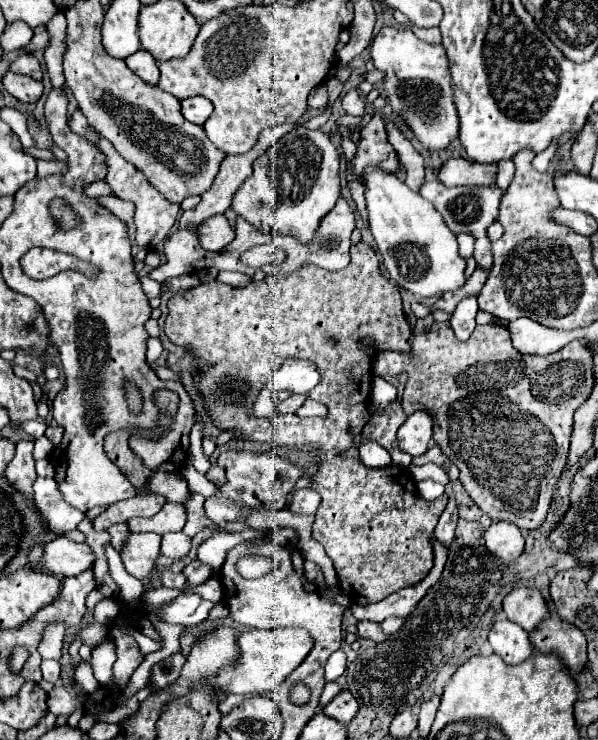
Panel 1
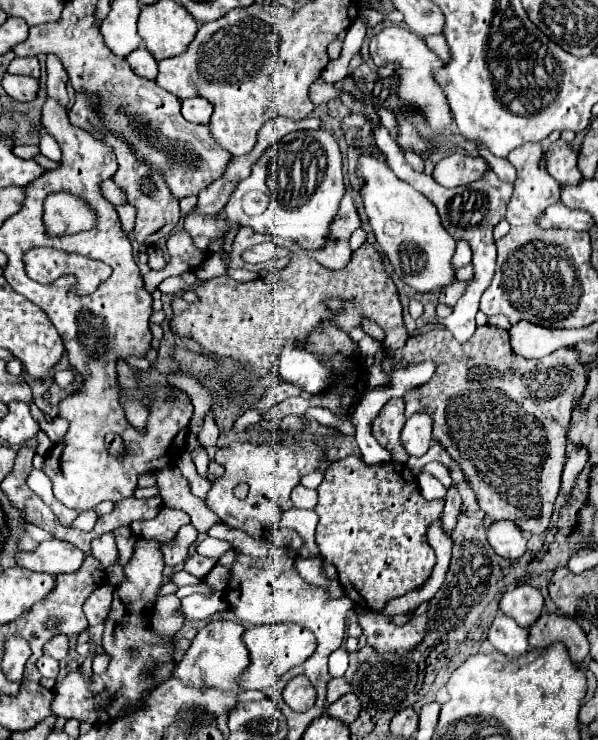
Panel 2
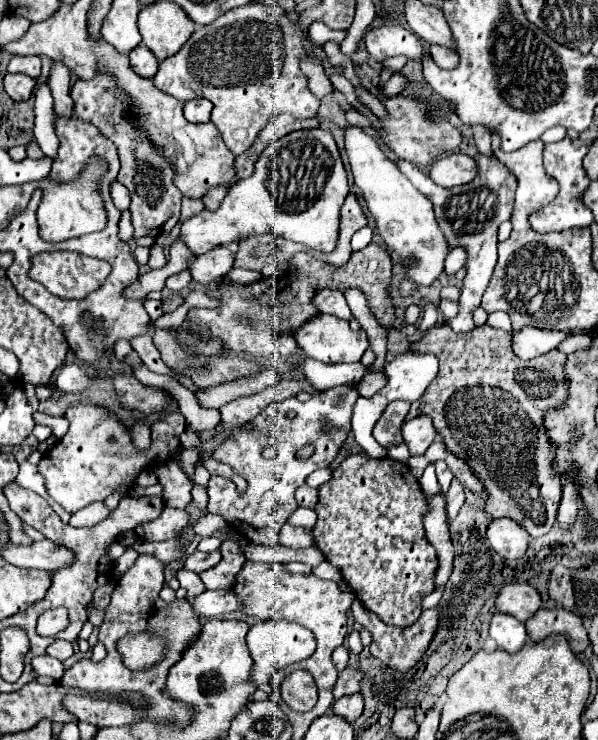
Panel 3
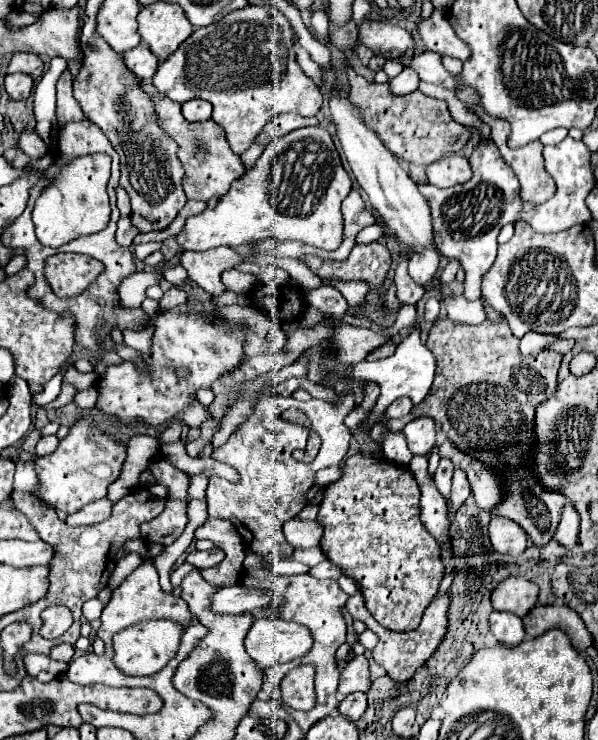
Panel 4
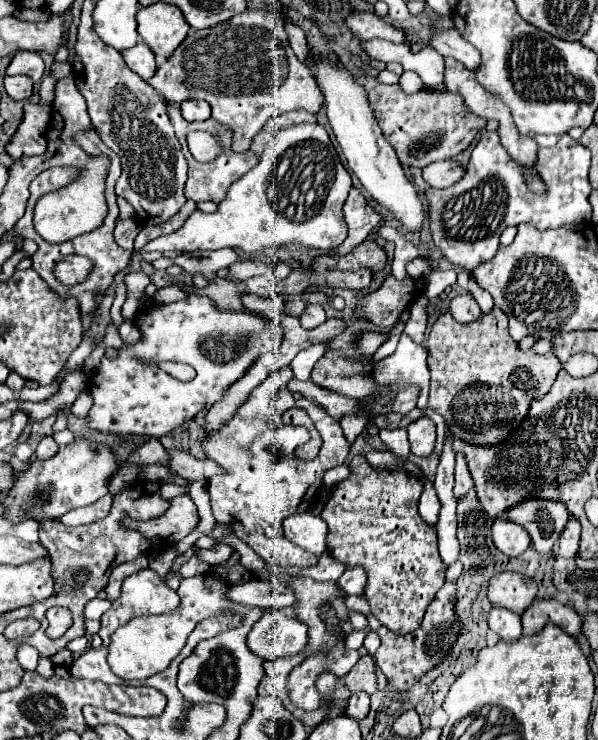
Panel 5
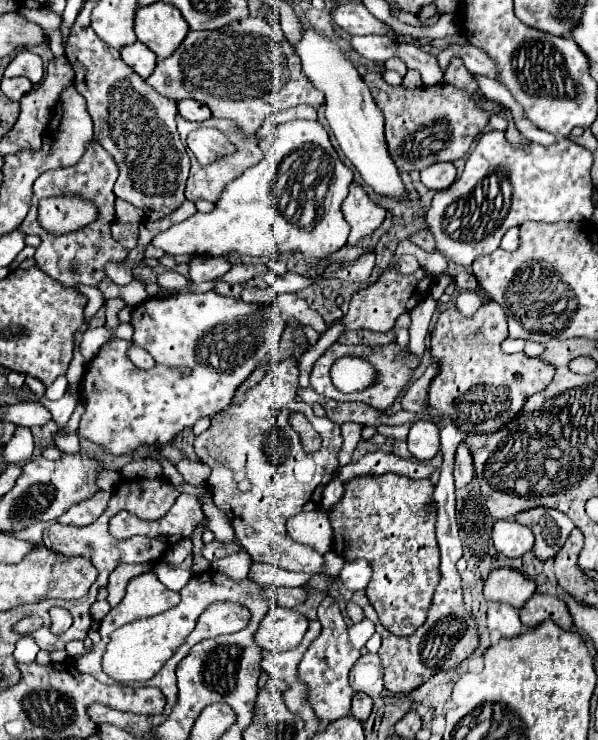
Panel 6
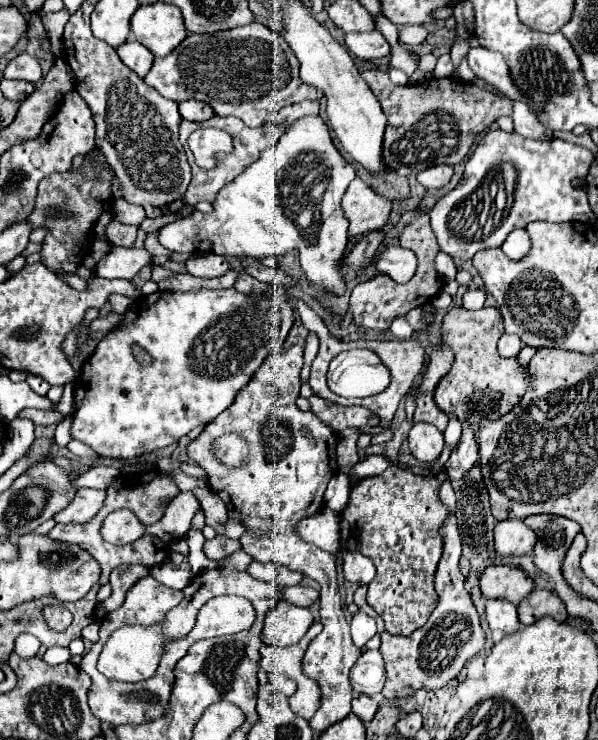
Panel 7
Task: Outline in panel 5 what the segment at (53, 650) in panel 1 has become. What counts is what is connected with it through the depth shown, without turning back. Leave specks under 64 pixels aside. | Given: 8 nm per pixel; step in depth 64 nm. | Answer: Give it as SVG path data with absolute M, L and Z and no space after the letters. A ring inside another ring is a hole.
M62 648L62 650L56 652L54 656L50 656L50 660L52 660L56 666L66 666L66 668L68 668L74 658L72 658L72 652L70 652L68 648Z

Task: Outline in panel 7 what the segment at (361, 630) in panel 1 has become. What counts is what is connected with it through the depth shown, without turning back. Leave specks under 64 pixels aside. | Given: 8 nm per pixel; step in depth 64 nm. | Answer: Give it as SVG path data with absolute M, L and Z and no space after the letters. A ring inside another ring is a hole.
M450 414L450 422L448 422L448 428L444 430L444 442L448 448L456 448L458 440L460 440L460 432L462 432L462 426L458 422L458 418L454 414ZM446 478L440 484L440 502L448 508L448 516L444 520L444 526L440 526L440 536L444 542L442 548L442 558L436 570L436 594L438 594L438 604L434 612L428 618L428 624L424 628L418 628L410 636L392 636L390 632L384 630L383 620L366 602L366 586L360 586L354 592L354 602L360 606L362 612L368 614L378 622L378 634L382 638L382 658L386 662L386 684L384 684L384 698L404 698L410 696L418 688L428 688L436 690L448 684L466 664L468 658L476 656L482 646L484 646L484 632L480 628L480 618L476 614L476 608L470 600L470 596L464 590L464 576L458 568L458 560L462 556L462 544L460 544L460 532L456 528L456 516L454 516L454 492L450 478Z

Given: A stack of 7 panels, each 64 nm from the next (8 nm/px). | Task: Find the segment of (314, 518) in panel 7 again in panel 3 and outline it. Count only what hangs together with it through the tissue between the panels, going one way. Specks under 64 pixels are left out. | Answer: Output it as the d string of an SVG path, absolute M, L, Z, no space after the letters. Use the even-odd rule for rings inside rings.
M286 524L280 534L278 534L278 542L282 546L288 546L288 548L308 548L314 544L314 538L312 534L308 534L304 528L298 528L298 526L290 526Z

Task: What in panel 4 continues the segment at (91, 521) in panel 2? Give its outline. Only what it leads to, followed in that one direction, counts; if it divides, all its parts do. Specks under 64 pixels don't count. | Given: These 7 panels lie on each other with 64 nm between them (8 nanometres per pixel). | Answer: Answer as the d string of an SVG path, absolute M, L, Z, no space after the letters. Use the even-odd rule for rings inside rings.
M102 498L98 502L92 502L88 506L84 506L82 510L78 510L76 514L70 514L66 518L66 522L70 526L82 526L82 524L96 524L96 522L102 522L110 516L110 510L112 510L112 504L108 498Z

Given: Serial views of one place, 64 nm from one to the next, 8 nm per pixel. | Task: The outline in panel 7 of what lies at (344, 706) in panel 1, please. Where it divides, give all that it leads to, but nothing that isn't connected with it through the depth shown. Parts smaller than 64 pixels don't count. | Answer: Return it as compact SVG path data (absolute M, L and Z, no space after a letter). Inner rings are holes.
M356 694L352 700L352 714L356 714L362 722L370 722L374 718L374 712L378 710L378 704L366 696L366 694Z

